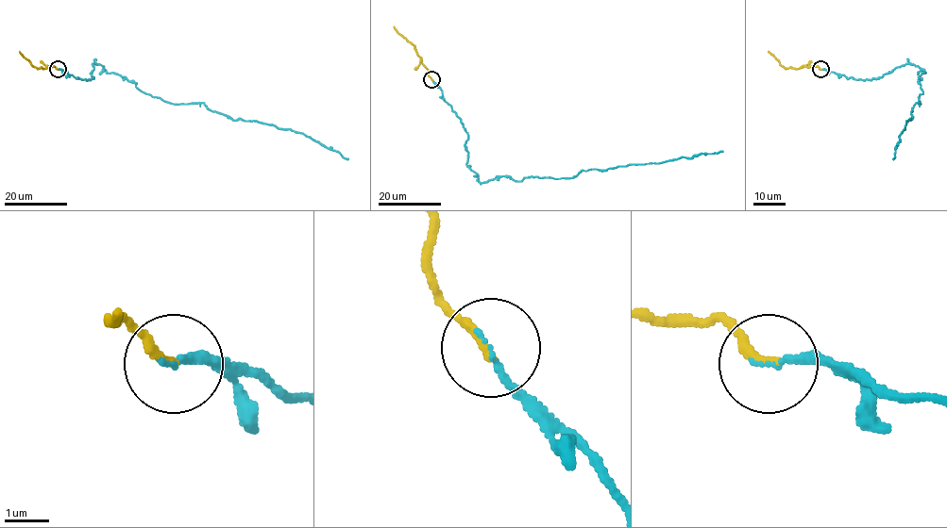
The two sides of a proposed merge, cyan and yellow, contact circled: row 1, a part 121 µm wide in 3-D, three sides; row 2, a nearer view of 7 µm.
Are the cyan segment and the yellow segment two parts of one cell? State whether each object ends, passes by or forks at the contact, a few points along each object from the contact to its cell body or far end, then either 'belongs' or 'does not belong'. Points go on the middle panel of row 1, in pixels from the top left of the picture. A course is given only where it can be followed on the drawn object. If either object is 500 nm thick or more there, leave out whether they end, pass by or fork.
cyan ends there; yellow ends there; cyan runs (432, 79), (467, 134), (466, 165), (481, 183), (499, 176), (516, 181), (572, 178), (582, 171), (722, 151); yellow runs (432, 79), (415, 47), (394, 26); belongs

